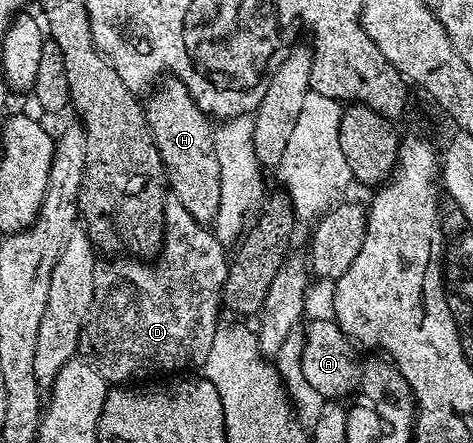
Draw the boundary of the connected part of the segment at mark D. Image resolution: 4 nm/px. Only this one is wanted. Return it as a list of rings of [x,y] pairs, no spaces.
[[[169,198],[164,202],[164,245],[159,256],[151,262],[139,258],[104,259],[94,270],[94,302],[80,335],[79,351],[83,359],[109,382],[132,382],[135,376],[151,377],[148,376],[151,372],[176,374],[179,368],[199,369],[204,365],[221,323],[224,283],[230,263],[229,253],[217,240],[215,231],[197,222],[182,202]]]

